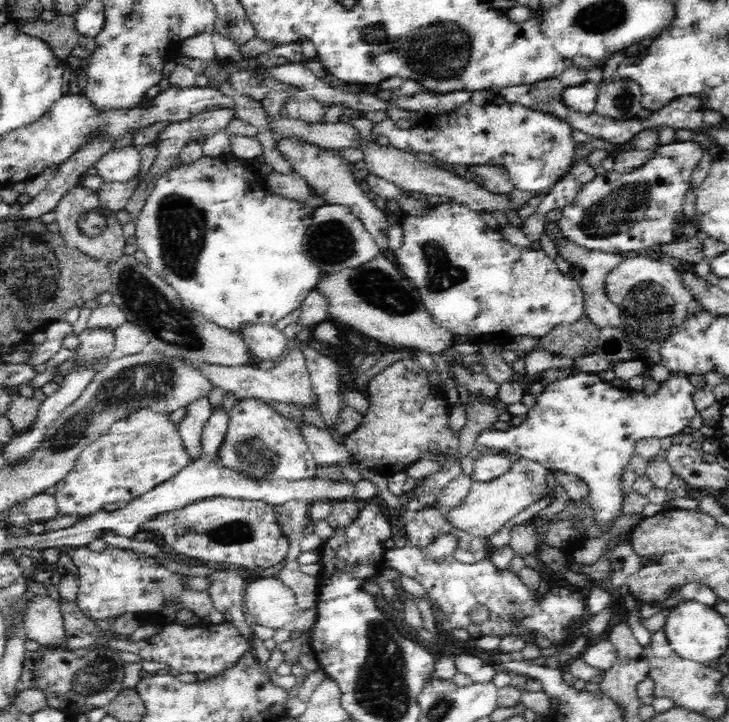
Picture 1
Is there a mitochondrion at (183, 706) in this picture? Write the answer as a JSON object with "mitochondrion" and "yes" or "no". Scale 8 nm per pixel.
{"mitochondrion":"no"}

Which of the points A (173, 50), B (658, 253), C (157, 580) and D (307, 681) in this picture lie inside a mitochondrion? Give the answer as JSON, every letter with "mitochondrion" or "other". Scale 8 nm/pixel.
{"A":"other","B":"other","C":"mitochondrion","D":"other"}

